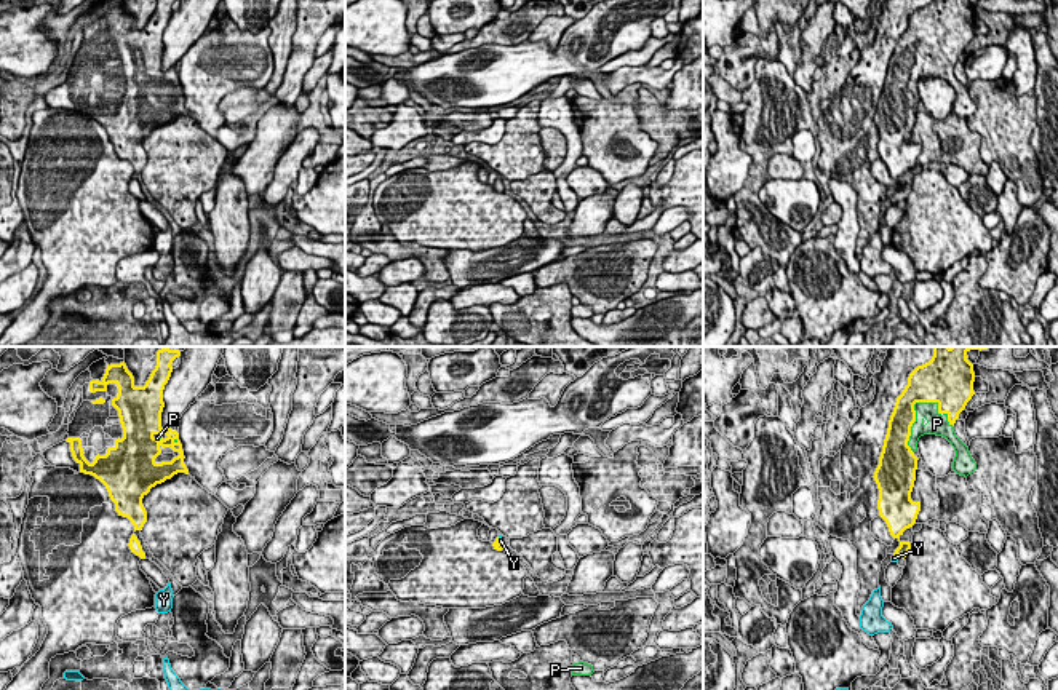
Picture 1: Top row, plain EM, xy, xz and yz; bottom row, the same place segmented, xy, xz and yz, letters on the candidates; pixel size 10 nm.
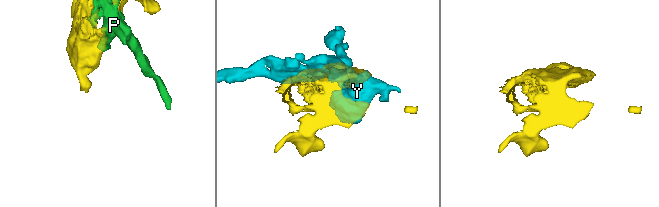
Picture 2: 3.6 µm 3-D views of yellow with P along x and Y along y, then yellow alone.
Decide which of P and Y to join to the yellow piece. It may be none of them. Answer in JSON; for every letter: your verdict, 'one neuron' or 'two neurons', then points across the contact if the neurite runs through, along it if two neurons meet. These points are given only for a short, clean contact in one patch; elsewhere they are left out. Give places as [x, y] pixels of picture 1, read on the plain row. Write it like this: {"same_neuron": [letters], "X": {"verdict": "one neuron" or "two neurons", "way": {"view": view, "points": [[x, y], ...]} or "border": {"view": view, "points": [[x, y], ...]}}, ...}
{"same_neuron": ["P", "Y"], "P": {"verdict": "one neuron"}, "Y": {"verdict": "one neuron", "way": {"view": "xz", "points": [[499, 189], [497, 182], [501, 182]]}}}

